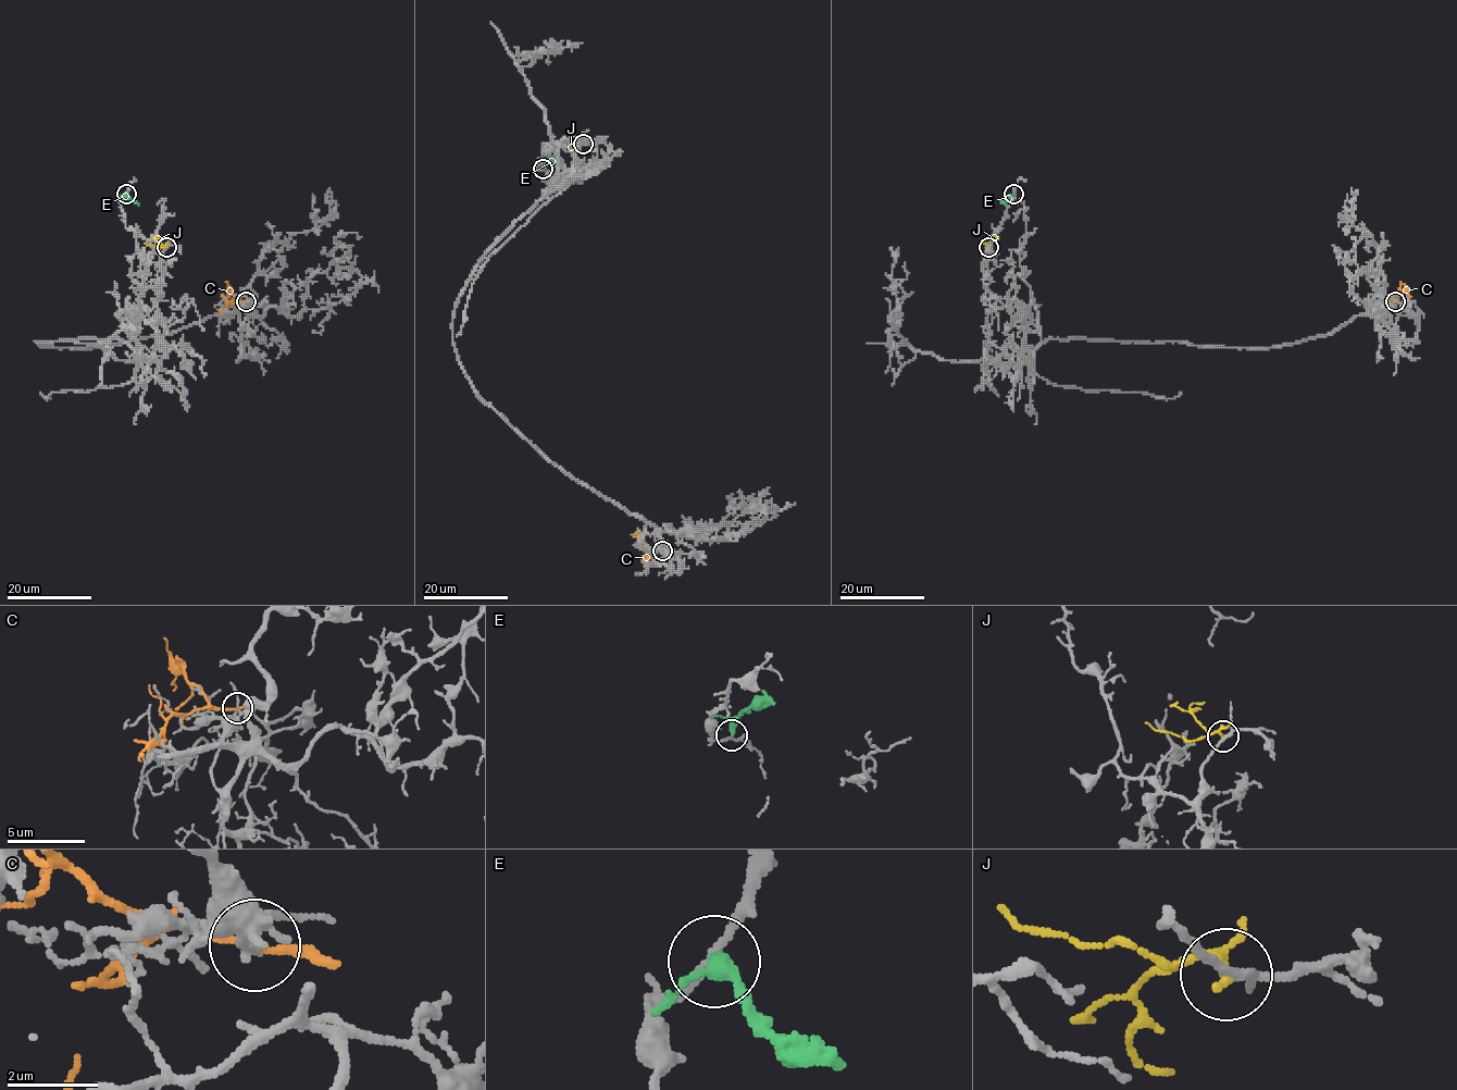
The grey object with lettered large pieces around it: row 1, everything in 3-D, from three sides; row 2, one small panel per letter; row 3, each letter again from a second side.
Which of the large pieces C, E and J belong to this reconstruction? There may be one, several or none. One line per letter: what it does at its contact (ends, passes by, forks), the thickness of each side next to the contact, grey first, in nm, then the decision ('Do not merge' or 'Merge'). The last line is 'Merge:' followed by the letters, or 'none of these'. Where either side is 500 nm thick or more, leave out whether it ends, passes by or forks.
C: It passes by. Thickness 200 nm (grey) against 170 nm. Do not merge
E: It passes by. Thickness 180 nm (grey) against 240 nm. Do not merge
J: It passes by. Thickness 160 nm (grey) against 140 nm. Do not merge
Merge: none of these

